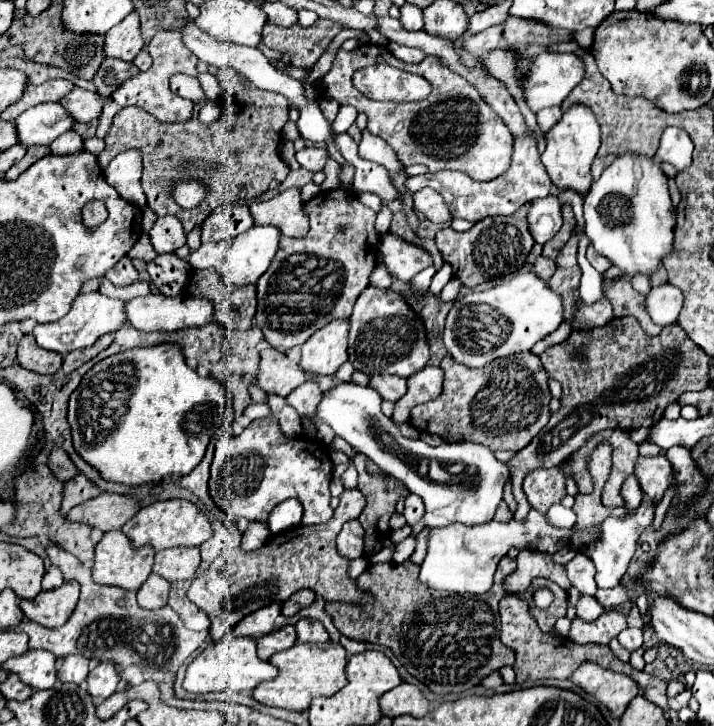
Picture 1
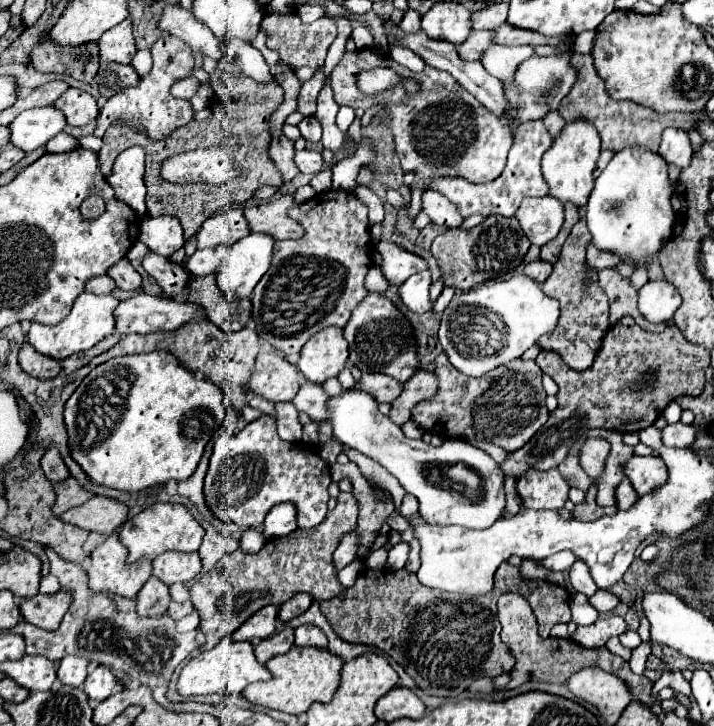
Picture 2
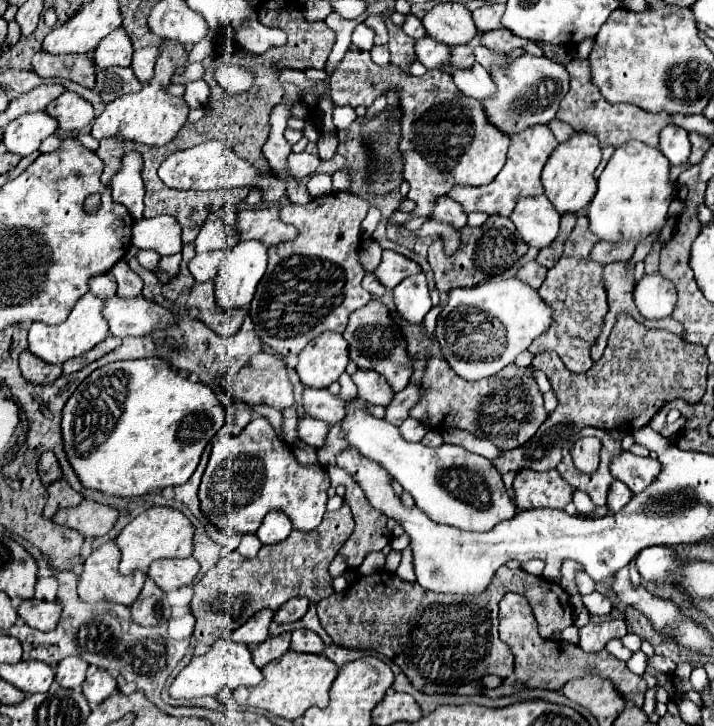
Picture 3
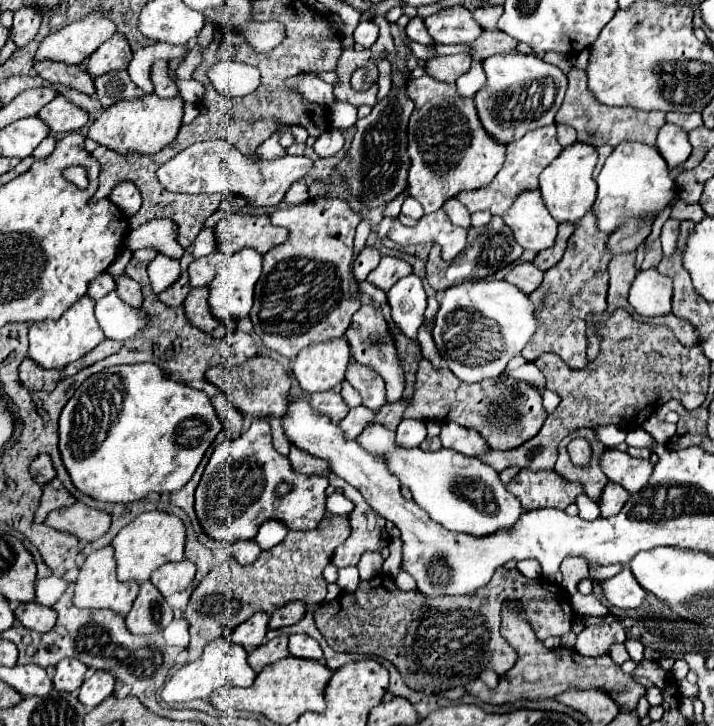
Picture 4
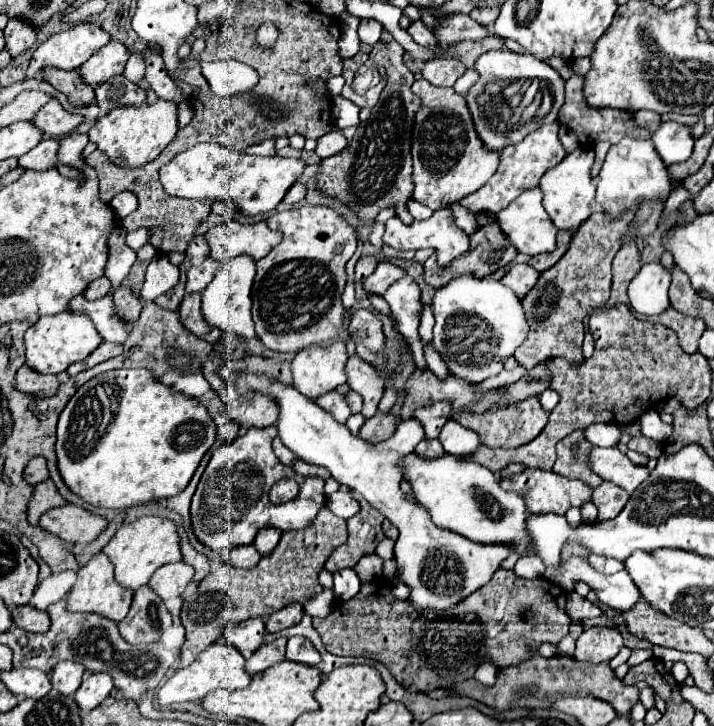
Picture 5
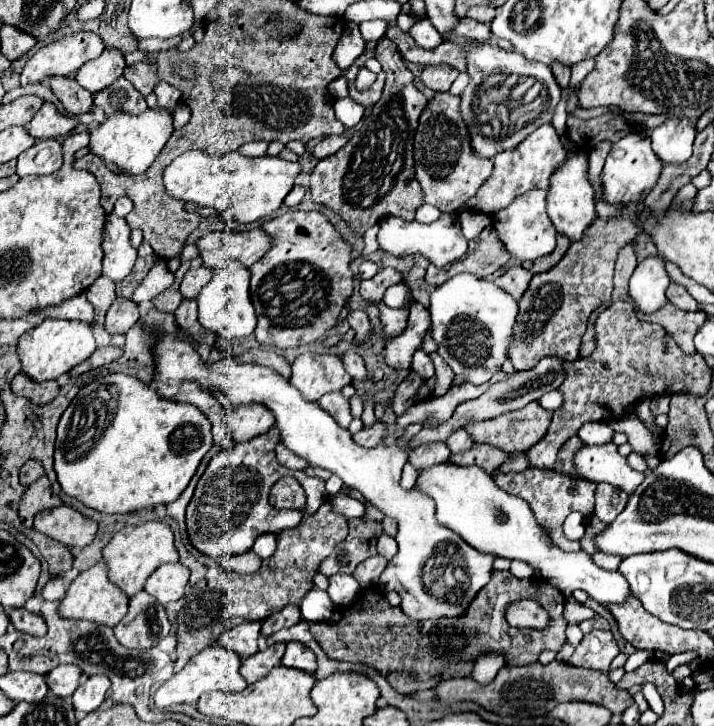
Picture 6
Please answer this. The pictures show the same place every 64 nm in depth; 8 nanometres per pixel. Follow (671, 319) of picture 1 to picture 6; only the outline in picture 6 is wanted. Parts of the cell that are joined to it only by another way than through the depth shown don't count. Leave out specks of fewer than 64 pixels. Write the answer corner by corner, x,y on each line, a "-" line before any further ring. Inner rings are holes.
650,256
638,264
630,278
630,296
640,312
652,314
660,310
668,298
666,288
670,284
670,276
664,268
664,260
658,256

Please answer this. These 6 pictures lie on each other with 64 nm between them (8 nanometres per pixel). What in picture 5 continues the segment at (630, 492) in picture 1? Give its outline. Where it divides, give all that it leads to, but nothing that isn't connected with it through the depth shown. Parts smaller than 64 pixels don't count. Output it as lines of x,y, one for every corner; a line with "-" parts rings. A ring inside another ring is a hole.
604,482
592,492
592,502
598,506
598,520
616,518
622,506
628,502
628,492
614,486
612,482

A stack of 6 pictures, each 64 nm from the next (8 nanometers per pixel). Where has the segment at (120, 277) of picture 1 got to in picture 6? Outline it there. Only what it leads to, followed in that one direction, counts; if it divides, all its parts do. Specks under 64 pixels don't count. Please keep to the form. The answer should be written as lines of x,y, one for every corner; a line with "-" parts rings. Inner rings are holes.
116,296
112,306
106,312
106,332
108,334
124,334
130,326
136,324
136,320
140,318
138,314
138,304
132,302
130,298
122,298

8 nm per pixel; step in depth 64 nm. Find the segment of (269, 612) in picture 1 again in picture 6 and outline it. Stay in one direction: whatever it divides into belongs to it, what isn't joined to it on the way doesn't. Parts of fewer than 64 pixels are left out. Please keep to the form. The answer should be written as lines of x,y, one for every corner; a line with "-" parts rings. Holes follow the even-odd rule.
244,622
234,630
226,630
222,634
224,648
232,650
240,658
250,658
258,652
258,636
260,636
260,622

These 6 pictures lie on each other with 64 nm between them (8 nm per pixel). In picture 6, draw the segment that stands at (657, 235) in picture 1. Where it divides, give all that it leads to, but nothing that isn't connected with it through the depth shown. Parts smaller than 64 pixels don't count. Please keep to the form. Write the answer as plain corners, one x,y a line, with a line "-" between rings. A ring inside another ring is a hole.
628,134
616,144
612,144
612,150
606,158
604,170
602,170
602,200
622,208
624,204
630,204
644,192
650,192
662,174
662,160
654,154
650,146
648,134

